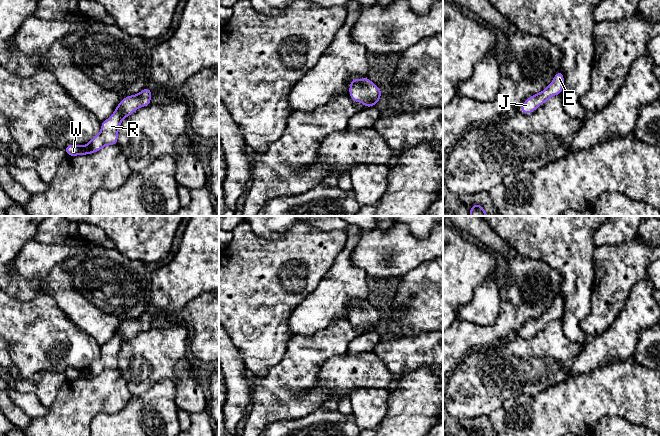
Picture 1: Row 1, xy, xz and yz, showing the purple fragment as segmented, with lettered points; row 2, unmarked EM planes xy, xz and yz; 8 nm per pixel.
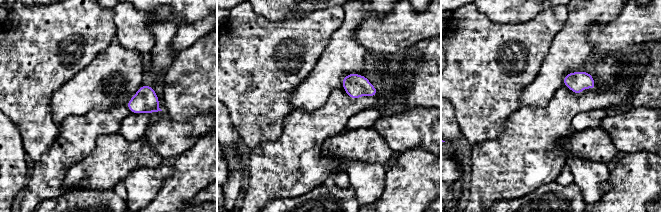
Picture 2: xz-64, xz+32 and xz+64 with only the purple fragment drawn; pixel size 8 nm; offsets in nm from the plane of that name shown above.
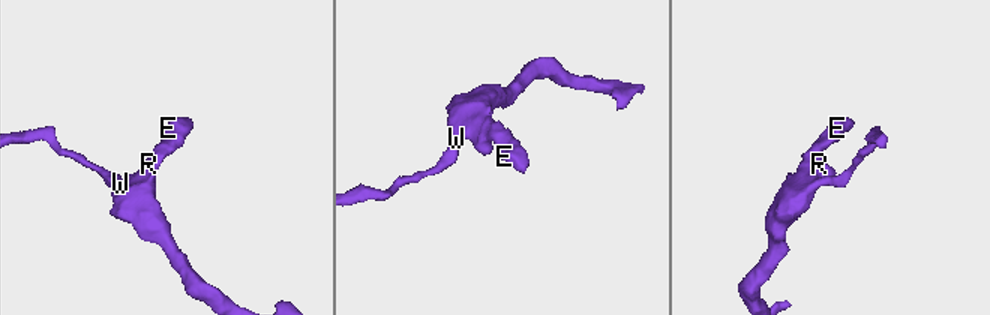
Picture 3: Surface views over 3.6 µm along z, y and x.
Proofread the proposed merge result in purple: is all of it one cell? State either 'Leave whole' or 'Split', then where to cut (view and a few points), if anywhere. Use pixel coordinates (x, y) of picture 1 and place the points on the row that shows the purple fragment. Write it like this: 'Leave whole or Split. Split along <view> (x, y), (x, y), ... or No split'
Leave whole. No split

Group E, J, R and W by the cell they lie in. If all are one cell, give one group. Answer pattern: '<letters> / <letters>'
E J R W

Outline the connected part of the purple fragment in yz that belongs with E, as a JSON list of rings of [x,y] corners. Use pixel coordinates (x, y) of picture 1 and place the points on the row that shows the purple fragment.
[[[559,70],[552,82],[541,92],[527,98],[519,108],[523,114],[531,114],[541,104],[546,103],[551,97],[562,94],[564,87],[564,73]]]

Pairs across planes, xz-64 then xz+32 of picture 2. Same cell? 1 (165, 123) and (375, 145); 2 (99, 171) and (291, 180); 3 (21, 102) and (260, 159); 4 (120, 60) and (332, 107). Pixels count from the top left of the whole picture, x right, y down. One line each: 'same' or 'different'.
1: different
2: different
3: different
4: different

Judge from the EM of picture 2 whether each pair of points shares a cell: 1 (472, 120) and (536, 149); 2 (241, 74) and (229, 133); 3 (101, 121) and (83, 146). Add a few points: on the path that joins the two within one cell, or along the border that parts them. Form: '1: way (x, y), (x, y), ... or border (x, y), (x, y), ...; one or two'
1: border (513, 112), (496, 138), (480, 142); two
2: border (227, 108), (230, 119), (241, 138); two
3: way (95, 127), (83, 140); one

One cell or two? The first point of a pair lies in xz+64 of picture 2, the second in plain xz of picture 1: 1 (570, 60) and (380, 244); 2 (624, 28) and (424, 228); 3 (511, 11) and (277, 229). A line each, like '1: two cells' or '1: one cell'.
1: two cells
2: two cells
3: one cell

